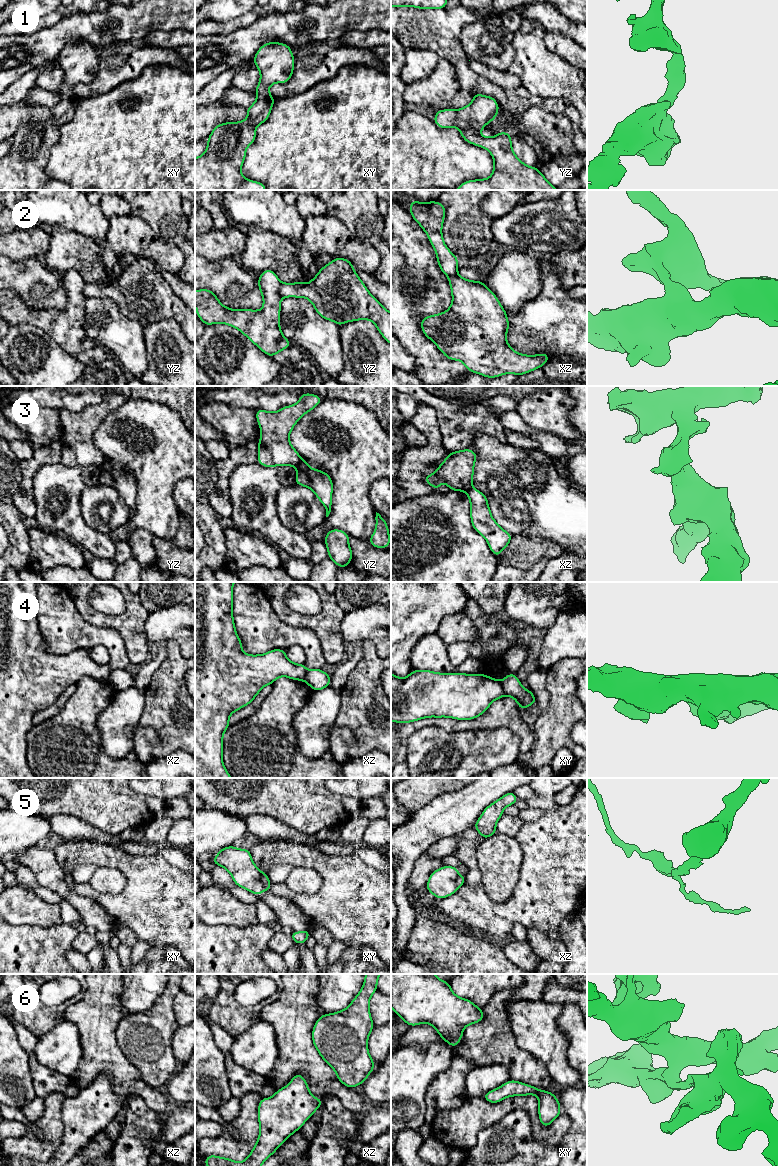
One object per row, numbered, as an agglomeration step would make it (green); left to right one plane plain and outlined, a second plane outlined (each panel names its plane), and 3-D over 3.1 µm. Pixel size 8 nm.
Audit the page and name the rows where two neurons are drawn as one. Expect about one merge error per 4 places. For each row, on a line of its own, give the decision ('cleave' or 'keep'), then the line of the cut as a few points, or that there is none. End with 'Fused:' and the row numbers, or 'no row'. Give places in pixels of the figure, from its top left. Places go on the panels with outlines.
1: keep; cut none
2: cleave; cut yz (281, 283), (280, 297)
3: cleave; cut yz (300, 458), (296, 467)
4: cleave; cut xy (500, 681), (505, 694)
5: cleave; cut xy (260, 872), (260, 881), (265, 890)
6: keep; cut none
Fused: 2, 3, 4, 5

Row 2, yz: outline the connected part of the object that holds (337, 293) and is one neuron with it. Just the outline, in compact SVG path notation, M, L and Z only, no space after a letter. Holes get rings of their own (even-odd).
M338 257L323 266L307 284L302 282L281 283L280 297L304 297L314 306L322 318L335 322L338 326L356 320L371 320L386 342L391 344L391 312L368 291L365 284L353 269L353 263Z

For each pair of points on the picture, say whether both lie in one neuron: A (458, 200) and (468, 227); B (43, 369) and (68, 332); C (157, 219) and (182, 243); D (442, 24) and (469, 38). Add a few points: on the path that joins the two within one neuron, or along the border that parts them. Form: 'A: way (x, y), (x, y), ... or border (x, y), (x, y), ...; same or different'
A: way (458, 207), (458, 217), (461, 220); same
B: border (42, 329), (66, 351), (76, 357); different
C: way (163, 224), (176, 237); same
D: border (480, 19), (467, 23), (460, 34), (467, 56); different

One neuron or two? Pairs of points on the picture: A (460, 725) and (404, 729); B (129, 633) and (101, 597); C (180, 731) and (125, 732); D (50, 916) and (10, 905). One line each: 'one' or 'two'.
A: one
B: two
C: two
D: one

